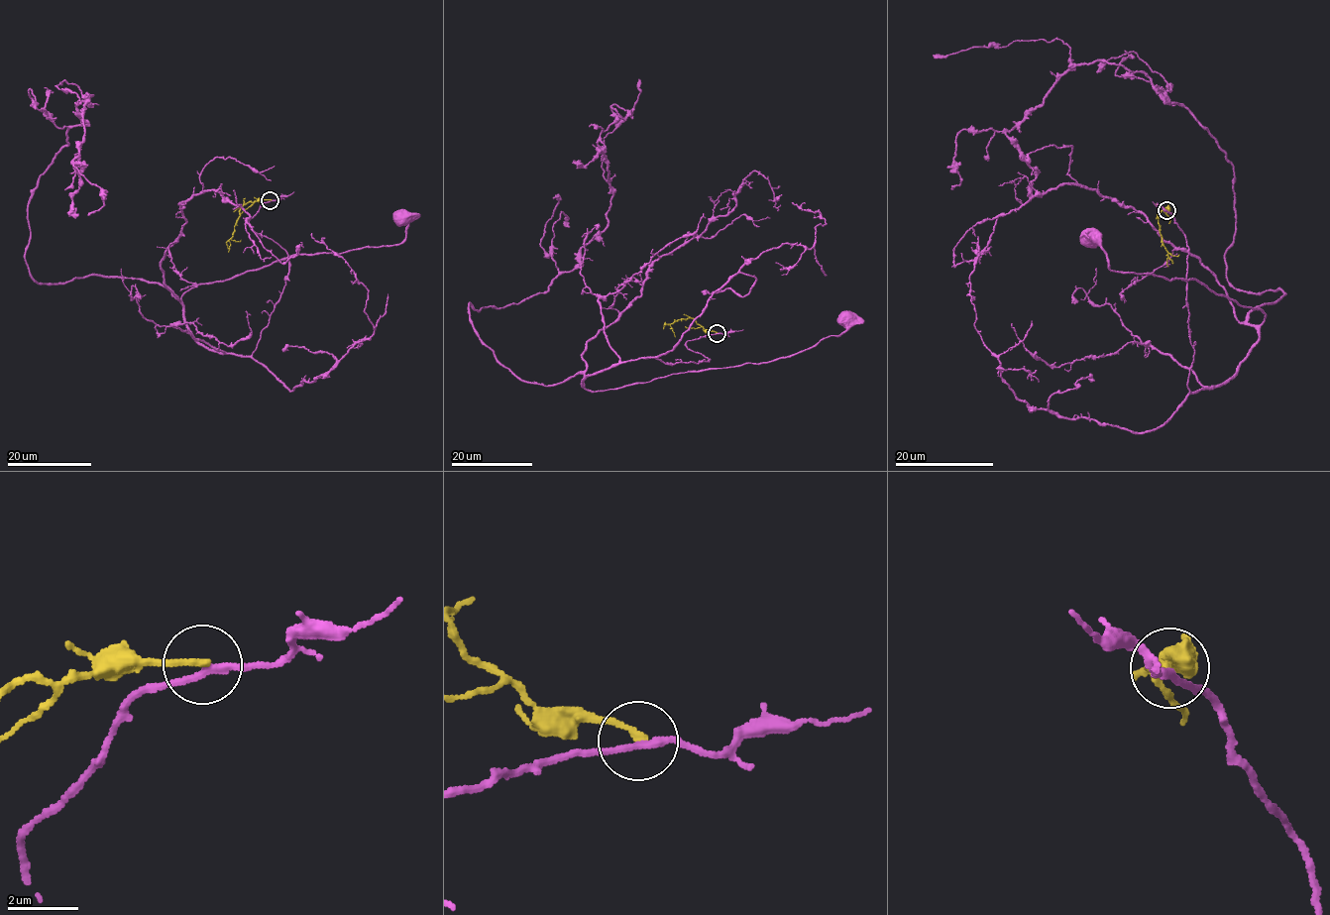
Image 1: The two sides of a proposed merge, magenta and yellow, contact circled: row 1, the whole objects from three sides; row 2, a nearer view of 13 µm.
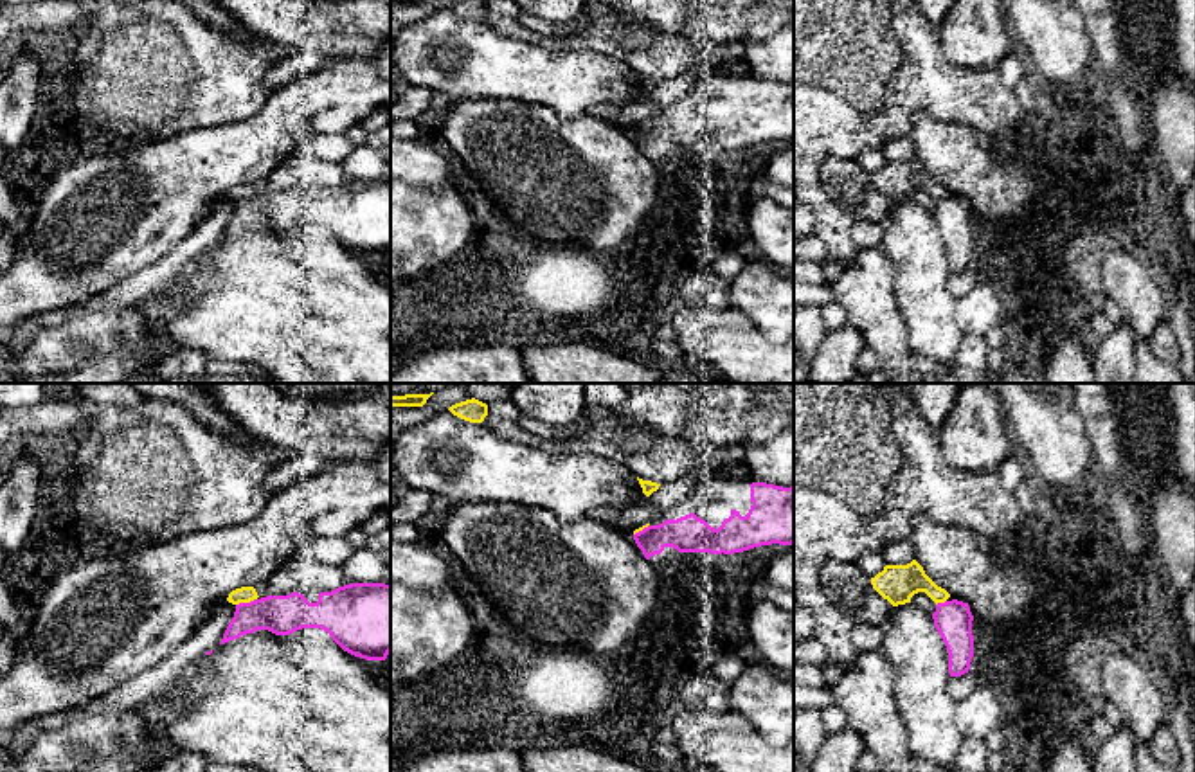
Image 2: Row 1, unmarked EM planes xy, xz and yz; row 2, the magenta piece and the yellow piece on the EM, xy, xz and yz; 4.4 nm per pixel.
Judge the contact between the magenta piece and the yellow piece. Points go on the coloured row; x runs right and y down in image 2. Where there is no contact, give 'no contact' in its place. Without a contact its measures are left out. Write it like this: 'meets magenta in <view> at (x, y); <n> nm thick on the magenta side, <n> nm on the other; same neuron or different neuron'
meets magenta in xy at (243, 603); 180 nm thick on the magenta side, 80 nm on the other; different neuron

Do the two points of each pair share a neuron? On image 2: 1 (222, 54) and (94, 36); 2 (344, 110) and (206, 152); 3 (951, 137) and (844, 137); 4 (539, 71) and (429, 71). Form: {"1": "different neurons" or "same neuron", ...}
{"1": "same neuron", "2": "same neuron", "3": "different neurons", "4": "same neuron"}

